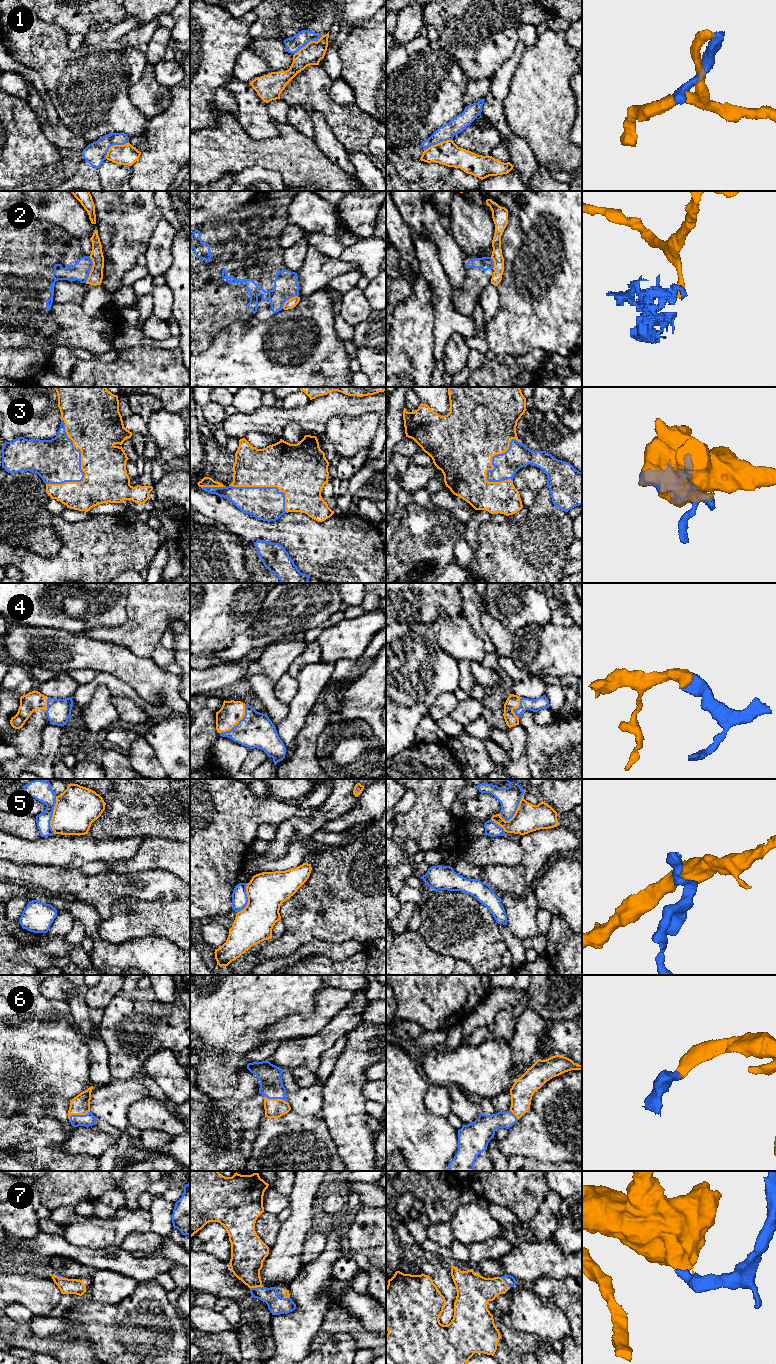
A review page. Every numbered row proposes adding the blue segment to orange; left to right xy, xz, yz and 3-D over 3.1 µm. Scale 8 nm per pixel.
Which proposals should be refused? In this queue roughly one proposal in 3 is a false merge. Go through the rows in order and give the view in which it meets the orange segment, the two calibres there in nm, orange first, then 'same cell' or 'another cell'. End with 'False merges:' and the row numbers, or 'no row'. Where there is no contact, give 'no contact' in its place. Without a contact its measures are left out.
1: meets orange in xy; 170 nm thick on the orange side, 180 nm on the other; another cell
2: meets orange in xy; 110 nm thick on the orange side, 150 nm on the other; another cell
3: meets orange in xy; 360 nm thick on the orange side, 360 nm on the other; same cell
4: meets orange in xz; 190 nm thick on the orange side, 280 nm on the other; same cell
5: meets orange in xy; 340 nm thick on the orange side, 170 nm on the other; another cell
6: meets orange in xy; 160 nm thick on the orange side, 100 nm on the other; same cell
7: meets orange in xz; 260 nm thick on the orange side, 150 nm on the other; same cell
False merges: 1, 2, 5

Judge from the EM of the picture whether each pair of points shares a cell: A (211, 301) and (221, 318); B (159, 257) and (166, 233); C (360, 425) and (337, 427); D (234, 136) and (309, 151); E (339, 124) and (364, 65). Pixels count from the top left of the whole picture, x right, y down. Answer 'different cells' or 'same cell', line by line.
A: same cell
B: same cell
C: same cell
D: same cell
E: different cells

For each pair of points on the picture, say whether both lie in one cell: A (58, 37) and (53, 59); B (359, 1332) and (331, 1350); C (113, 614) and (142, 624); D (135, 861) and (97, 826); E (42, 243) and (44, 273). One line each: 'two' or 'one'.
A: one
B: two
C: two
D: two
E: one

